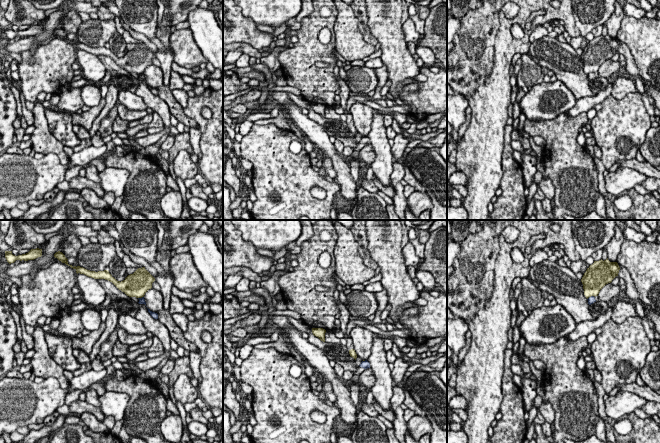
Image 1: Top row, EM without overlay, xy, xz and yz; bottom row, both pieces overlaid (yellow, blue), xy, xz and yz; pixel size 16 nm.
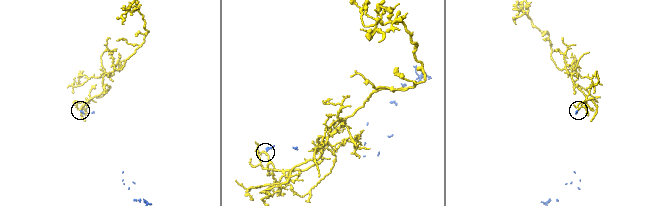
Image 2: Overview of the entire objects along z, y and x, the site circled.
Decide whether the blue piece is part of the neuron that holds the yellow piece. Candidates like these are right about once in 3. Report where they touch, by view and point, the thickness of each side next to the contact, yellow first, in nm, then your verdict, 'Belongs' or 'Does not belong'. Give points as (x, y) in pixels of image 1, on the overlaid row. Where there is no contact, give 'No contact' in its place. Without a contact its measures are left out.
Touches yellow at yz (590, 296). Thickness 360 nm (yellow) against 120 nm. Does not belong

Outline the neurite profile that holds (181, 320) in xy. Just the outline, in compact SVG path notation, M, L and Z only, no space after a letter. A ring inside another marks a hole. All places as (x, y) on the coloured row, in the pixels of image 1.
M175 313L172 314L172 318L183 332L187 331L189 320L185 314Z

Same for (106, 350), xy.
M117 323L114 331L109 335L109 338L101 345L99 356L101 357L101 362L104 362L113 357L113 345L117 340L117 330L121 328Z

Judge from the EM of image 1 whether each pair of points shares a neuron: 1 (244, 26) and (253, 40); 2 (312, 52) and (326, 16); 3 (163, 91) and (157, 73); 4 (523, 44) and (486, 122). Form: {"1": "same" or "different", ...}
{"1": "same", "2": "same", "3": "different", "4": "same"}

